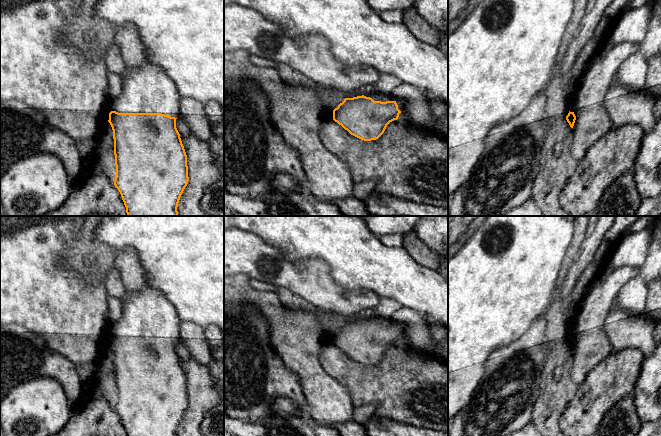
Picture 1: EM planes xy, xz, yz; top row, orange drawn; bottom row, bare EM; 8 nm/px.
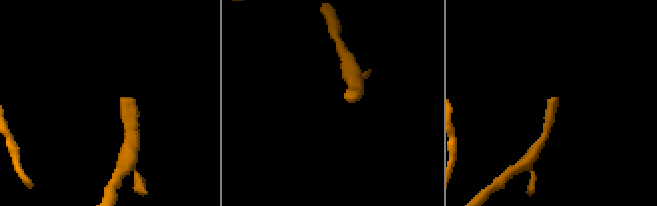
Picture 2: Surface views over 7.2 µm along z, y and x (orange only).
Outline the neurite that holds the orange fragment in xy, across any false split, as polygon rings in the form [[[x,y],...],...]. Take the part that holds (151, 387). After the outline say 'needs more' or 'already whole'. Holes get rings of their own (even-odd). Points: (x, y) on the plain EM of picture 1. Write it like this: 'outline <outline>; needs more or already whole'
outline [[[145,280],[145,287],[136,294],[126,289],[122,315],[112,328],[108,346],[114,363],[114,409],[121,418],[126,436],[178,436],[178,427],[189,401],[187,379],[176,352],[176,343],[184,340],[180,334],[180,319],[176,309],[160,291],[150,287]]]; needs more

